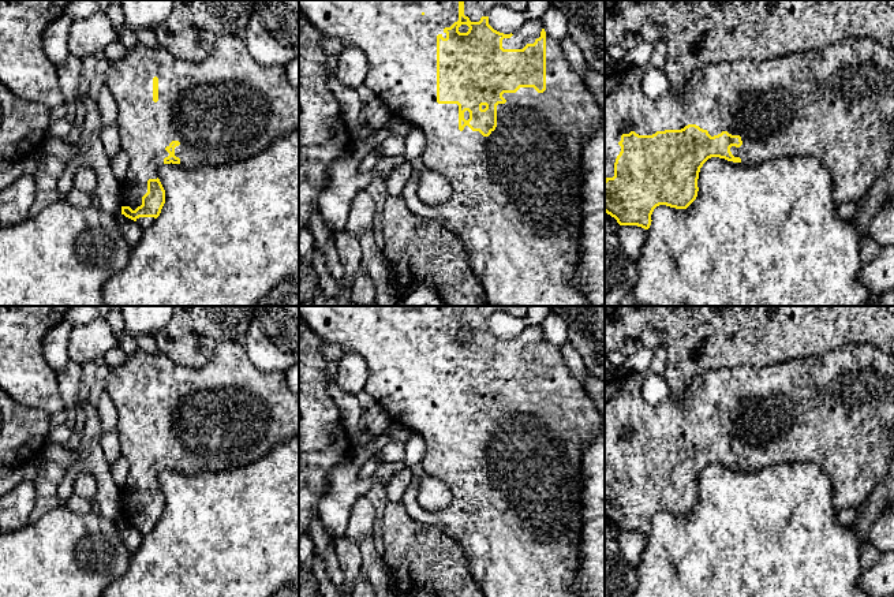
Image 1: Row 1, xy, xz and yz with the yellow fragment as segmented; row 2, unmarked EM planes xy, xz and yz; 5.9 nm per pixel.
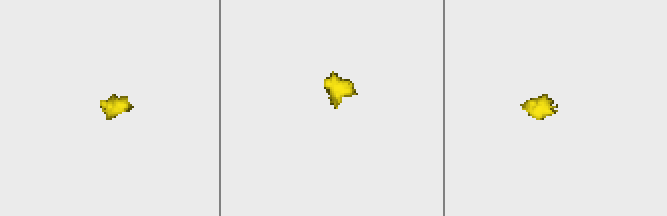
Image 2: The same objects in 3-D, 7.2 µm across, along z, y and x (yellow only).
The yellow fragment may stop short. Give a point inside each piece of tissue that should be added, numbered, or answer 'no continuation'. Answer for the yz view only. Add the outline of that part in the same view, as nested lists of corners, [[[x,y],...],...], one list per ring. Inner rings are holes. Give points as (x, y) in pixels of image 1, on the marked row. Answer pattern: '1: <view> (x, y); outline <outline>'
1: yz (835, 104); outline [[[846,38],[819,51],[797,52],[767,60],[710,63],[692,75],[681,89],[674,89],[659,100],[651,100],[643,92],[643,77],[650,68],[662,68],[667,61],[669,45],[665,40],[658,40],[646,66],[610,70],[605,78],[605,180],[614,176],[624,122],[629,122],[632,131],[639,135],[681,130],[688,124],[707,130],[711,137],[722,131],[740,135],[742,145],[732,146],[730,152],[741,158],[742,165],[762,164],[778,157],[816,158],[833,178],[837,206],[864,198],[887,169],[894,153],[894,48],[878,40]]]

